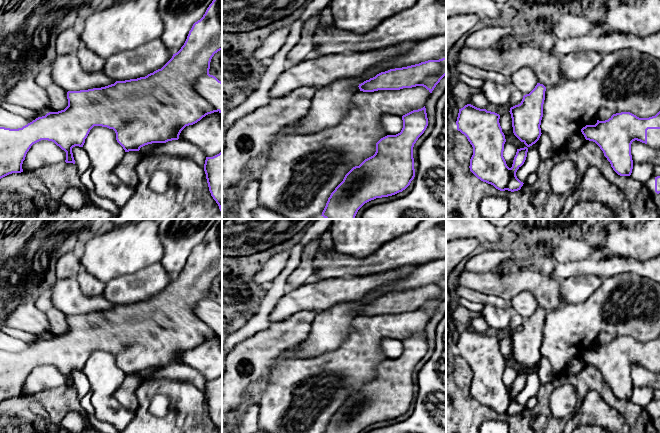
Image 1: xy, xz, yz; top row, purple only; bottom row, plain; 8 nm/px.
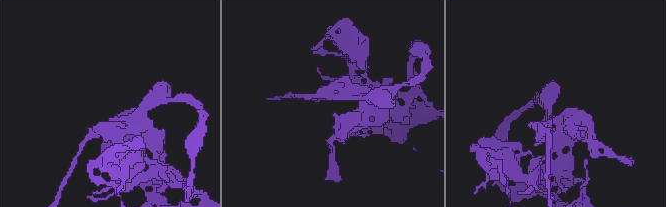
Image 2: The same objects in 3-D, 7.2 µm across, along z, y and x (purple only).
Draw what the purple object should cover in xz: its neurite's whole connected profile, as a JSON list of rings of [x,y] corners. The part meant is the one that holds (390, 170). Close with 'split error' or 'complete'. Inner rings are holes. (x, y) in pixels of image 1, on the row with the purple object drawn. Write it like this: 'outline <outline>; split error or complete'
outline [[[425,106],[413,110],[402,116],[403,128],[396,135],[387,135],[376,143],[376,152],[365,159],[359,166],[353,167],[344,177],[343,181],[331,193],[322,212],[325,219],[355,219],[358,210],[367,202],[376,198],[388,197],[405,190],[415,177],[413,147],[418,138],[428,126],[428,118]]]; complete

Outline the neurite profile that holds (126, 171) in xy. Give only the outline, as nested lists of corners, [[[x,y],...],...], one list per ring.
[[[140,151],[125,152],[123,159],[114,169],[114,174],[126,185],[136,188],[139,183],[136,166],[143,156]]]

